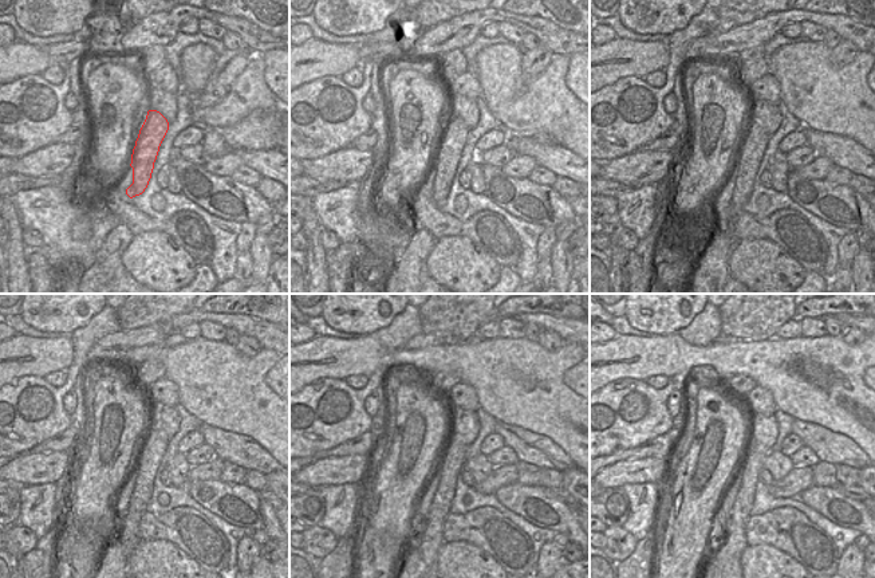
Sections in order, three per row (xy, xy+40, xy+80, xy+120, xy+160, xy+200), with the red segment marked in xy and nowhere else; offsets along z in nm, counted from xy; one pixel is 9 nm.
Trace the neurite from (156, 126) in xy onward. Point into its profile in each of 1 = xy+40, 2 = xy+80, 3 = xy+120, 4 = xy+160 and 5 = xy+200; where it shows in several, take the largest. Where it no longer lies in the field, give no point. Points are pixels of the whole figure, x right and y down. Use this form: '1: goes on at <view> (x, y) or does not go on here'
1: goes on at xy+40 (456, 132)
2: goes on at xy+80 (751, 152)
3: goes on at xy+120 (156, 443)
4: goes on at xy+160 (430, 538)
5: goes on at xy+200 (733, 537)

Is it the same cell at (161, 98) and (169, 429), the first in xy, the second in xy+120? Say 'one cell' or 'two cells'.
one cell

